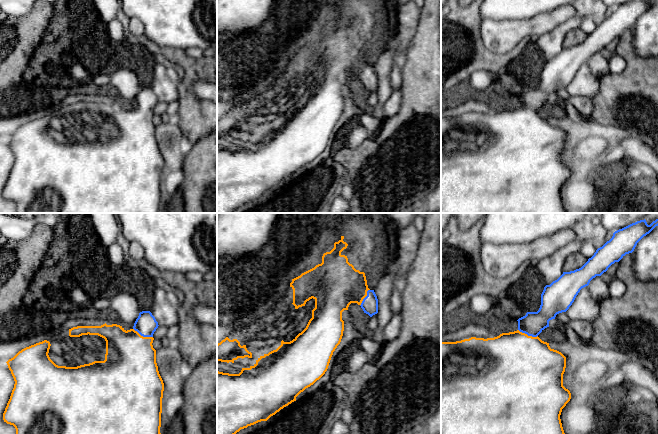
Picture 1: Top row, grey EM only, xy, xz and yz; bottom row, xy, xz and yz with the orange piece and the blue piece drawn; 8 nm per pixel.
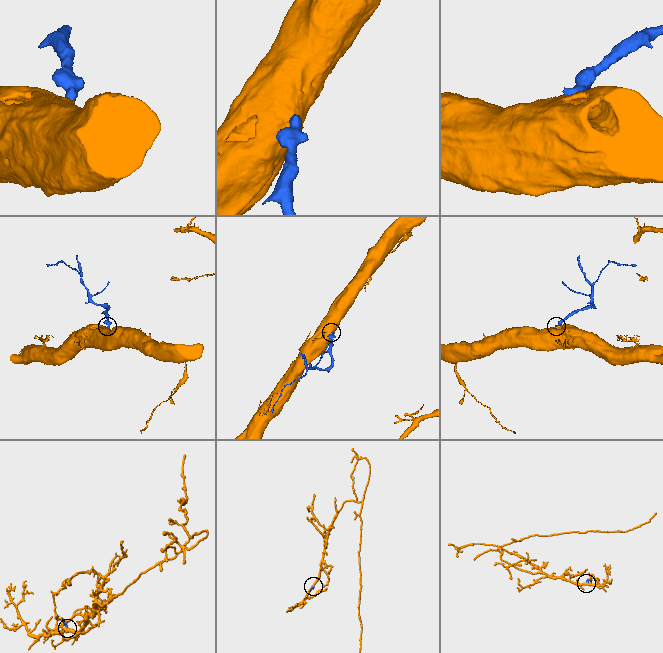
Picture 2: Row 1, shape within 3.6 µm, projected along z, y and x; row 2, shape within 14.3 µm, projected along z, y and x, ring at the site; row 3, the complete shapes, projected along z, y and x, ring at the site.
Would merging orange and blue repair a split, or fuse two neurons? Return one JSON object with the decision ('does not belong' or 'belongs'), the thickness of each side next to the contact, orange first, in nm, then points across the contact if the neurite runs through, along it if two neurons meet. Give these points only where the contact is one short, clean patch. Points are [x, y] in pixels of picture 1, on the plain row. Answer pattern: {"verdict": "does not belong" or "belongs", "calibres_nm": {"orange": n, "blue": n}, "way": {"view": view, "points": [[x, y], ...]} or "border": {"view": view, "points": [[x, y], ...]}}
{"verdict": "belongs", "calibres_nm": {"orange": 420, "blue": 170}, "way": {"view": "xy", "points": [[130, 140], [132, 125], [142, 112], [142, 107], [146, 100]]}}

